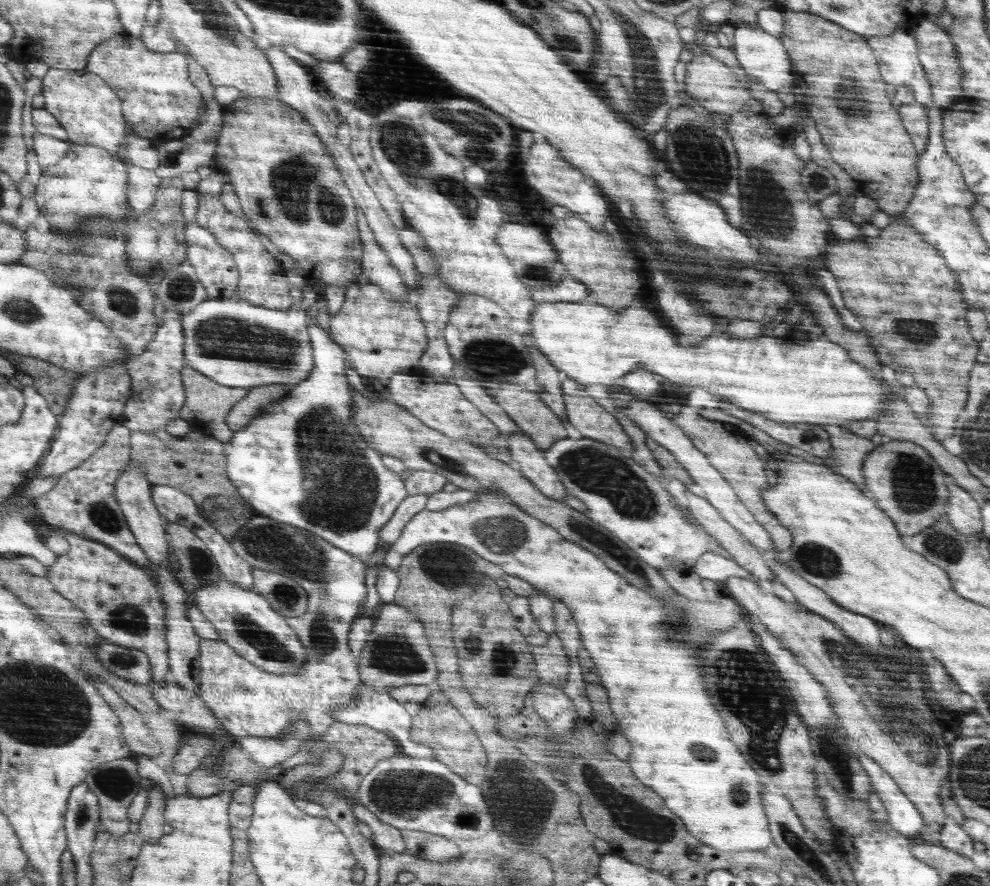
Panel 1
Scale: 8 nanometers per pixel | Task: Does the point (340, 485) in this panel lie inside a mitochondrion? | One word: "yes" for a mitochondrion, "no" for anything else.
yes

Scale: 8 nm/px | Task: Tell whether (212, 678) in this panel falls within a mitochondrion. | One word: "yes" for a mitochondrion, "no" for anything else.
no

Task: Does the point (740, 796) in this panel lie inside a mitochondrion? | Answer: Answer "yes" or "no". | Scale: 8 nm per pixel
yes

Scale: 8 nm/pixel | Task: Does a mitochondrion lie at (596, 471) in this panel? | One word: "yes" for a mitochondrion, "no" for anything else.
yes

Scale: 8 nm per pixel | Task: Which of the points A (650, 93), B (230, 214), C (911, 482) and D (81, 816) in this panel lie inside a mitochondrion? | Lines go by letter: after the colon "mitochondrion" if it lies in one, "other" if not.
A: mitochondrion
B: other
C: mitochondrion
D: mitochondrion

